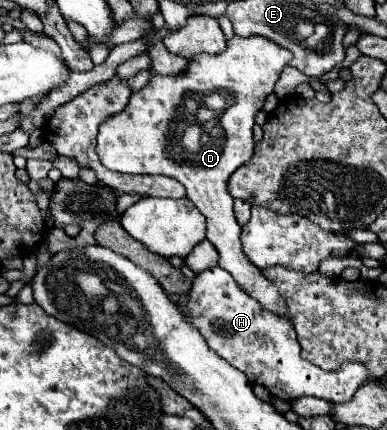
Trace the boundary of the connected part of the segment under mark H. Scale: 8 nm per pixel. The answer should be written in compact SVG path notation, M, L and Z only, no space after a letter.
M220 266L200 272L194 278L190 300L186 304L186 320L196 324L208 346L228 364L244 372L250 384L262 384L274 398L298 400L302 396L322 398L334 404L350 402L360 386L370 382L366 364L358 360L344 362L338 370L326 372L300 356L300 344L290 322L260 308L246 292L234 284L234 278Z

